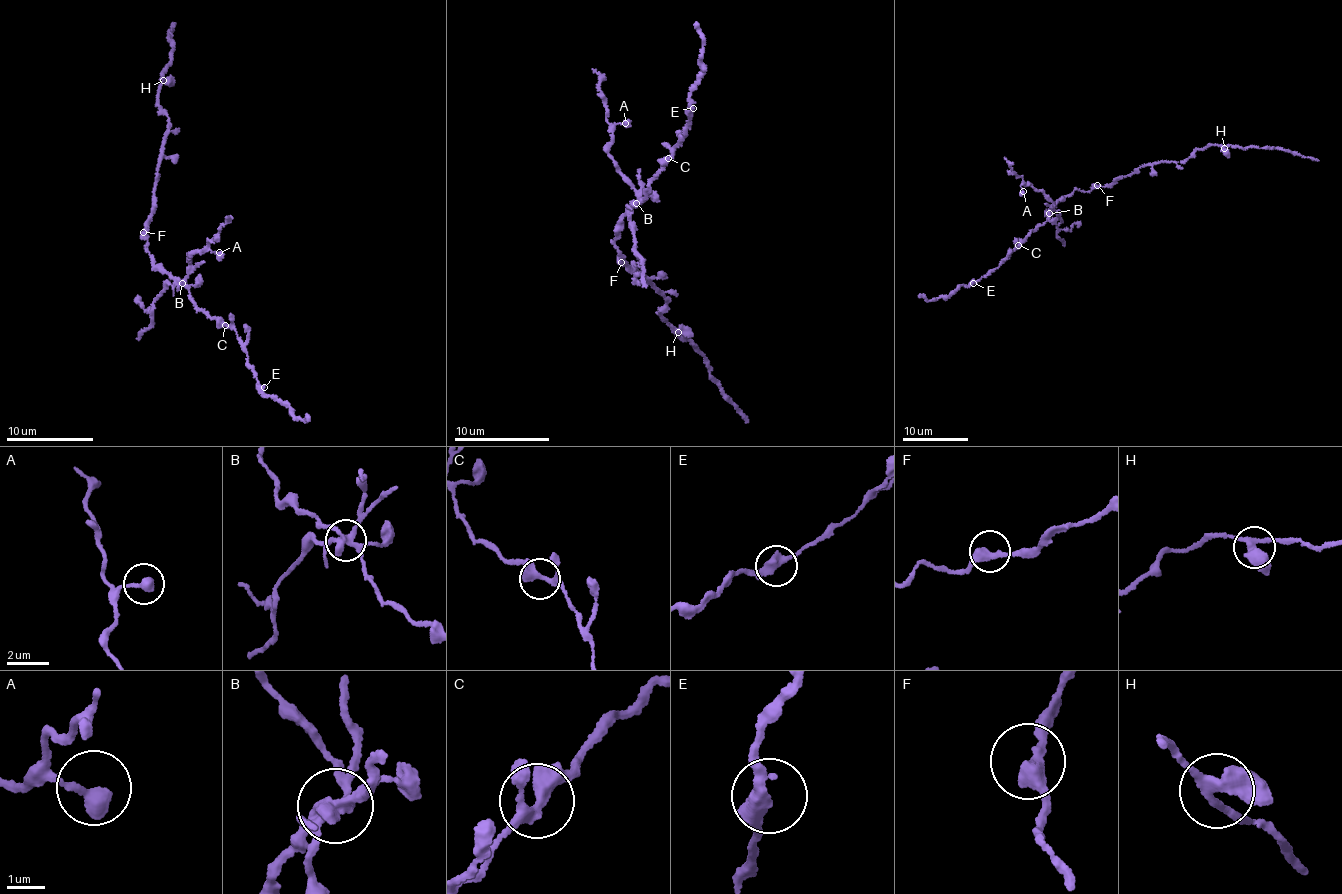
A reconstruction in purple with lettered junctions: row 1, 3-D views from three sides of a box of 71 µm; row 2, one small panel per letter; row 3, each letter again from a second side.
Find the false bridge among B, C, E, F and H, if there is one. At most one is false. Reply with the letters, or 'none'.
B

